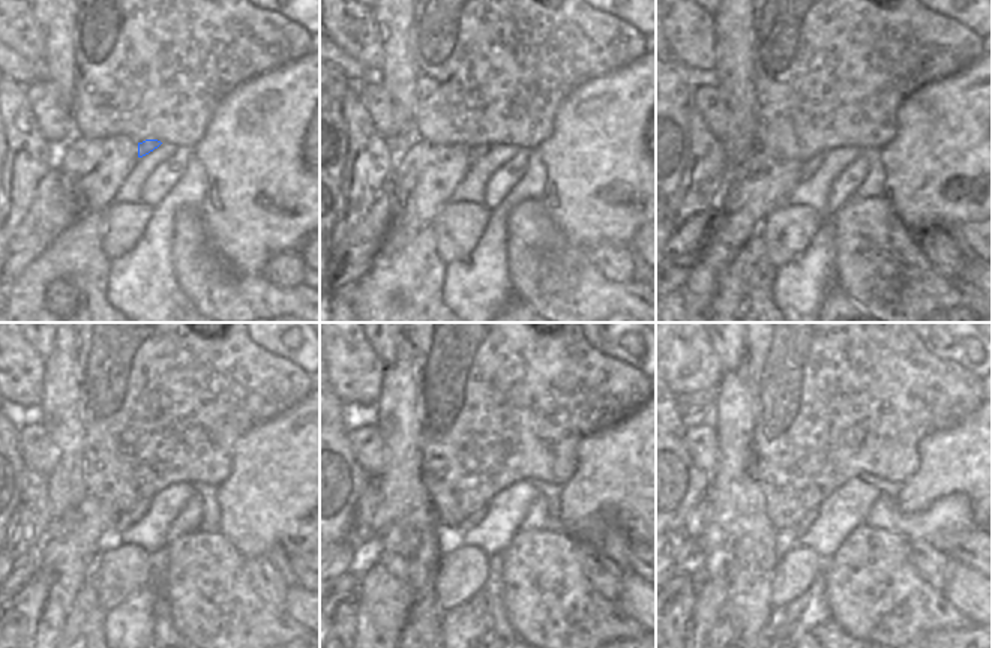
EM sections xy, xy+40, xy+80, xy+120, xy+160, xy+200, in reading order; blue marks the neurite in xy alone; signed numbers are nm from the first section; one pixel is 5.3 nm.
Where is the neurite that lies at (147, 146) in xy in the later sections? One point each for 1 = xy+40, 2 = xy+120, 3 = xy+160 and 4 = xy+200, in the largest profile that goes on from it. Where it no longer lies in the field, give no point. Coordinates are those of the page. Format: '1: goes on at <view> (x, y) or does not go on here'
1: goes on at xy+40 (477, 152)
2: goes on at xy+120 (140, 509)
3: goes on at xy+160 (474, 518)
4: goes on at xy+200 (806, 522)

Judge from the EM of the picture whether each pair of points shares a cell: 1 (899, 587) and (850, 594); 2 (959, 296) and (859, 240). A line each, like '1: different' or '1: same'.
1: same
2: same

